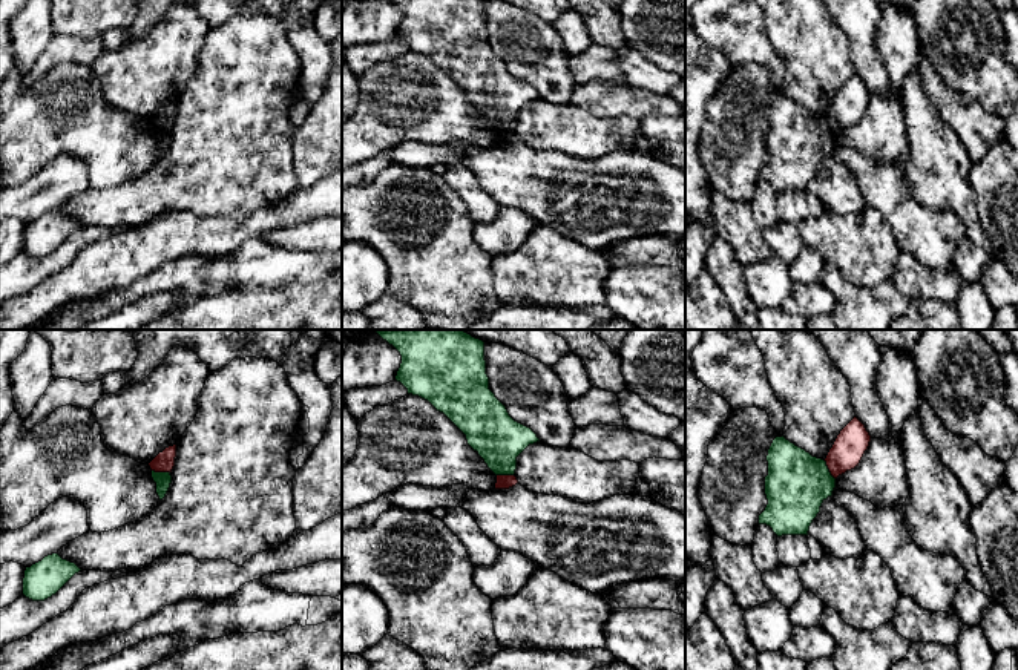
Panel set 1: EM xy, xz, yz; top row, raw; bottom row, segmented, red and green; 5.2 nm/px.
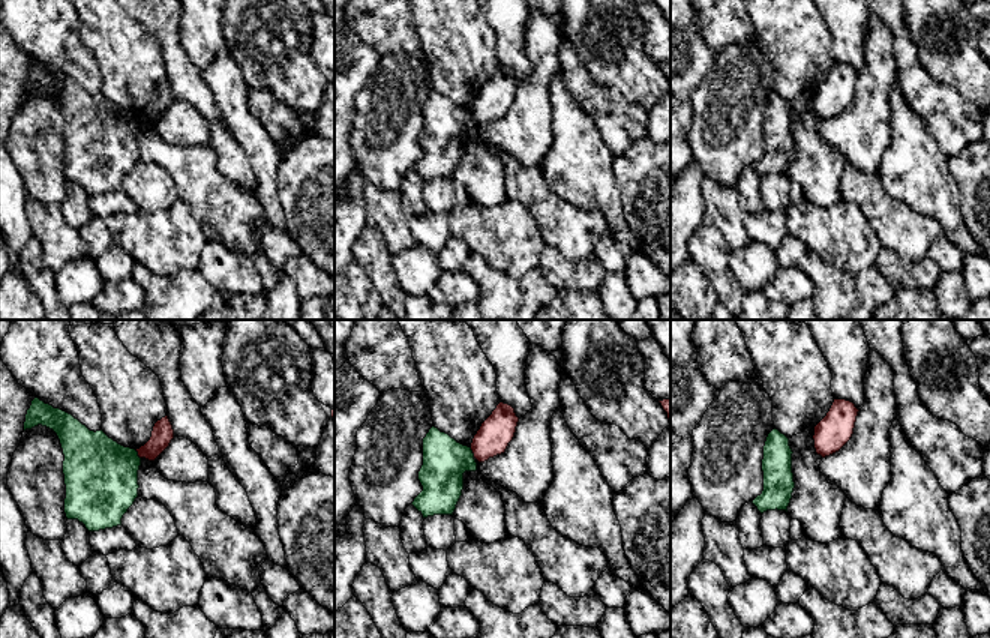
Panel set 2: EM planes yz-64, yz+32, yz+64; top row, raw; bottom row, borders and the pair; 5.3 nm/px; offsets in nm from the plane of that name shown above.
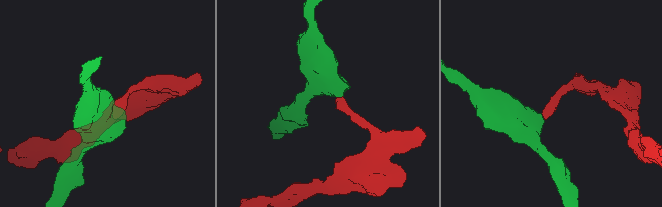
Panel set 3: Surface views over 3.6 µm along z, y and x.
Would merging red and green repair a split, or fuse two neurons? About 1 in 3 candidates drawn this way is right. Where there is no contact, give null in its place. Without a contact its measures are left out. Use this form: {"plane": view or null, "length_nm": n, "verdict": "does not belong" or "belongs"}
{"plane": "yz", "length_nm": 120, "verdict": "does not belong"}

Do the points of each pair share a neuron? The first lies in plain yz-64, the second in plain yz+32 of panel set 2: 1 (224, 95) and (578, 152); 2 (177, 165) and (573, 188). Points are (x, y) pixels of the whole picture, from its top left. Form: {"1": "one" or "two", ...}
{"1": "one", "2": "two"}

